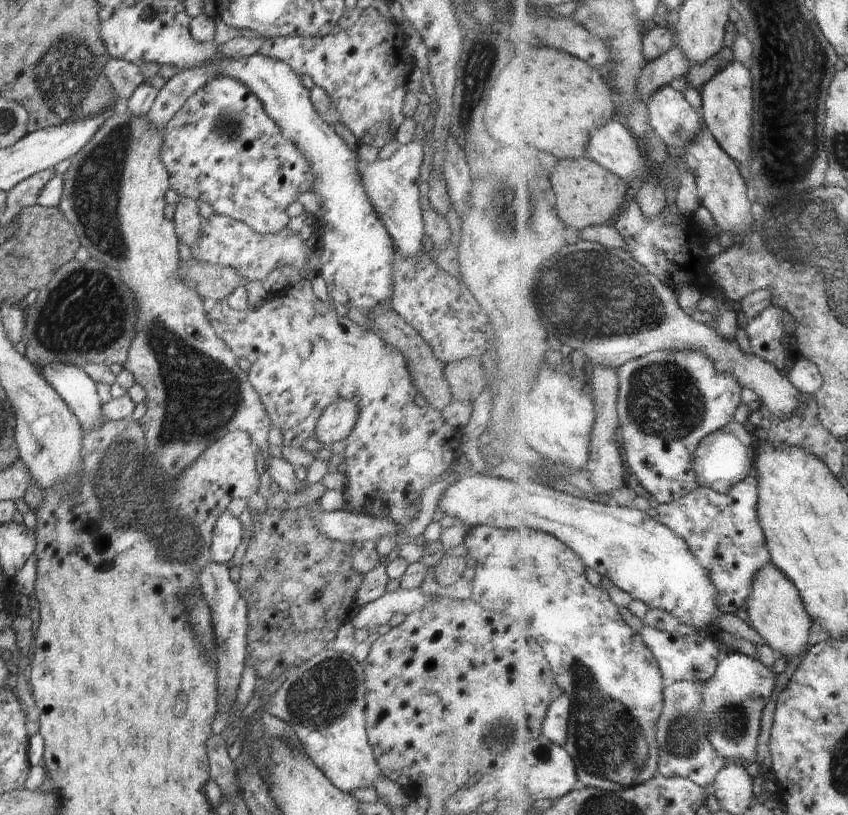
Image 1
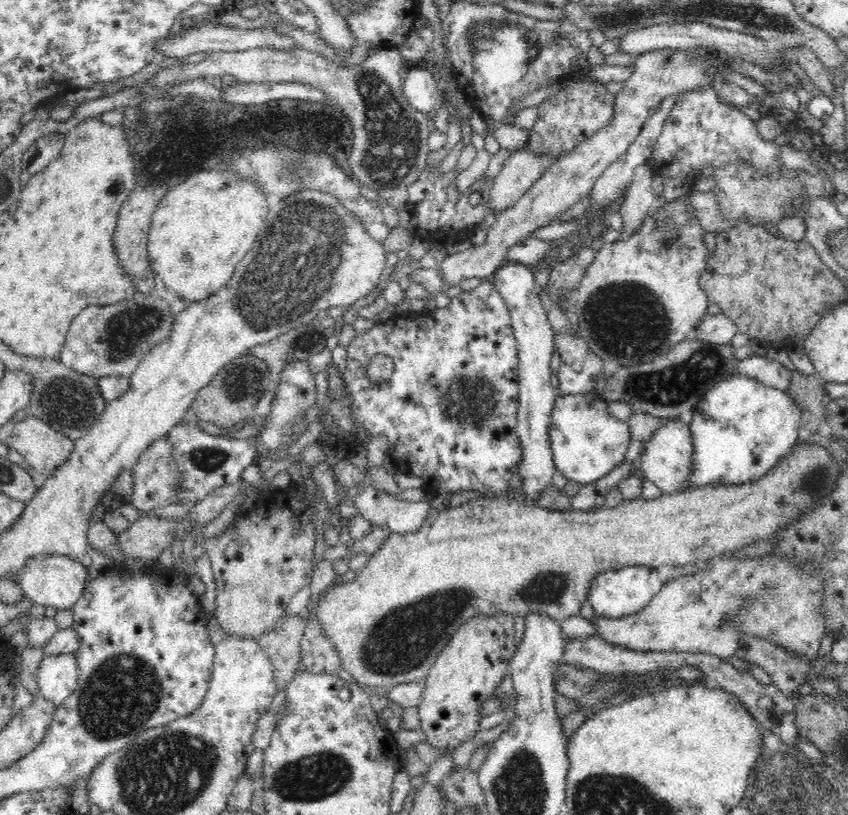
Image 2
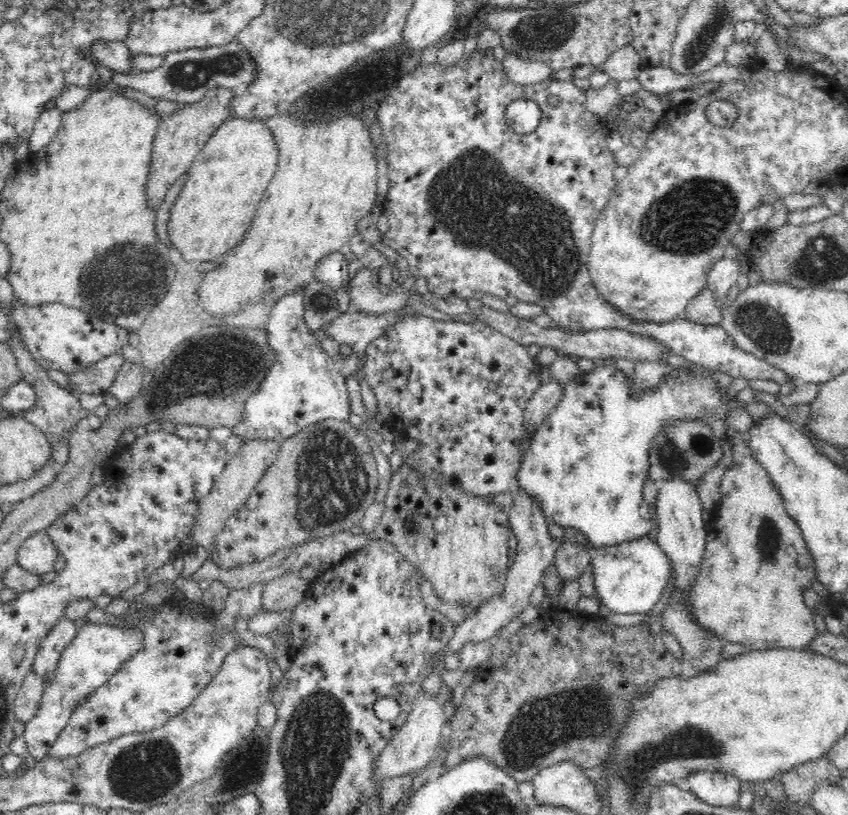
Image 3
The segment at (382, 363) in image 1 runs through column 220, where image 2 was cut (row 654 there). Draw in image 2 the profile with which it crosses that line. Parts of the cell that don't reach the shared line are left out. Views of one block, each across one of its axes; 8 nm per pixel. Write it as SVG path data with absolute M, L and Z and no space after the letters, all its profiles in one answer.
M312 593L304 608L305 632L301 644L301 662L303 670L314 674L338 674L342 668L340 655L325 634L322 624L315 616L314 608L321 602L324 593Z

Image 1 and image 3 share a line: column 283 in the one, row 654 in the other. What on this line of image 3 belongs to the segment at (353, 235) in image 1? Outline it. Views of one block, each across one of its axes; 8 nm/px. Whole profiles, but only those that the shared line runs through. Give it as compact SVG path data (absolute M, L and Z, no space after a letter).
M85 624L76 637L64 649L56 667L50 686L45 688L44 698L37 713L25 723L23 732L28 754L38 761L46 758L54 741L68 724L74 708L80 705L89 695L101 688L116 674L116 671L131 656L143 647L144 633L138 627L112 627L108 624Z

